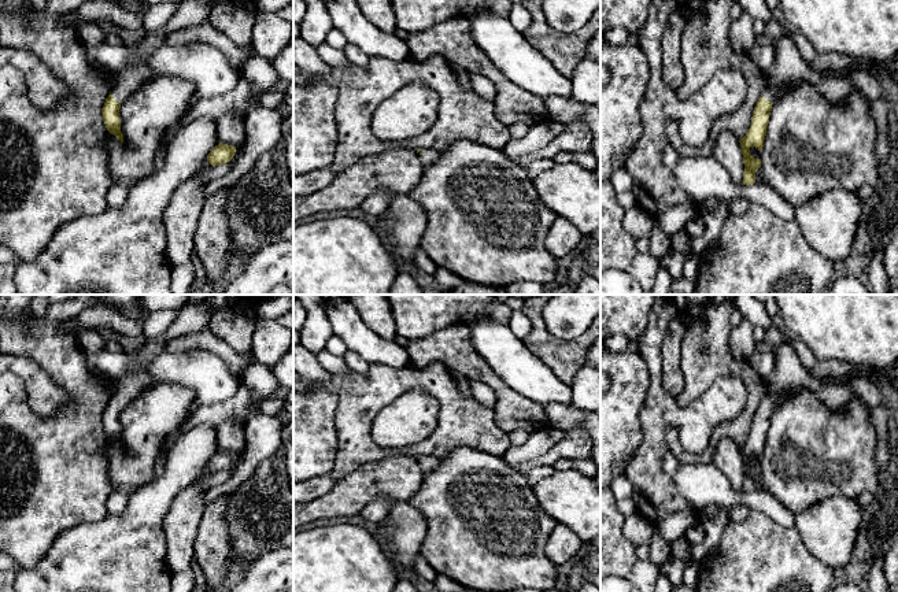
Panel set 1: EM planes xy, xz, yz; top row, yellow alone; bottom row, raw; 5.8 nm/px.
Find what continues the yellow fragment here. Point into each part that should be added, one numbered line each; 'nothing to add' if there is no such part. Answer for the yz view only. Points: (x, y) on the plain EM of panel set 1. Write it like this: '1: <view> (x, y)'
1: yz (789, 372)

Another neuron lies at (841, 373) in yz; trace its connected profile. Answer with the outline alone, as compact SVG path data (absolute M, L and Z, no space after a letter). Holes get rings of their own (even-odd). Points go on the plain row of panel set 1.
M786 334L784 343L790 344L806 369L806 371L821 381L823 378L831 378L834 385L847 386L849 381L857 374L857 369L846 362L839 360L818 360L803 341Z

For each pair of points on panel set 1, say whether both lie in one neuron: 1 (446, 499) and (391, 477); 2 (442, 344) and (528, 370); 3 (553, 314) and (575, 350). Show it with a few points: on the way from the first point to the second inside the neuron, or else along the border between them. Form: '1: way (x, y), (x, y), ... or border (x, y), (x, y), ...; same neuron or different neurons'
1: border (424, 474), (420, 488), (407, 500); different neurons
2: border (468, 328), (472, 346), (503, 381); different neurons
3: border (543, 318), (562, 339), (586, 332); different neurons

